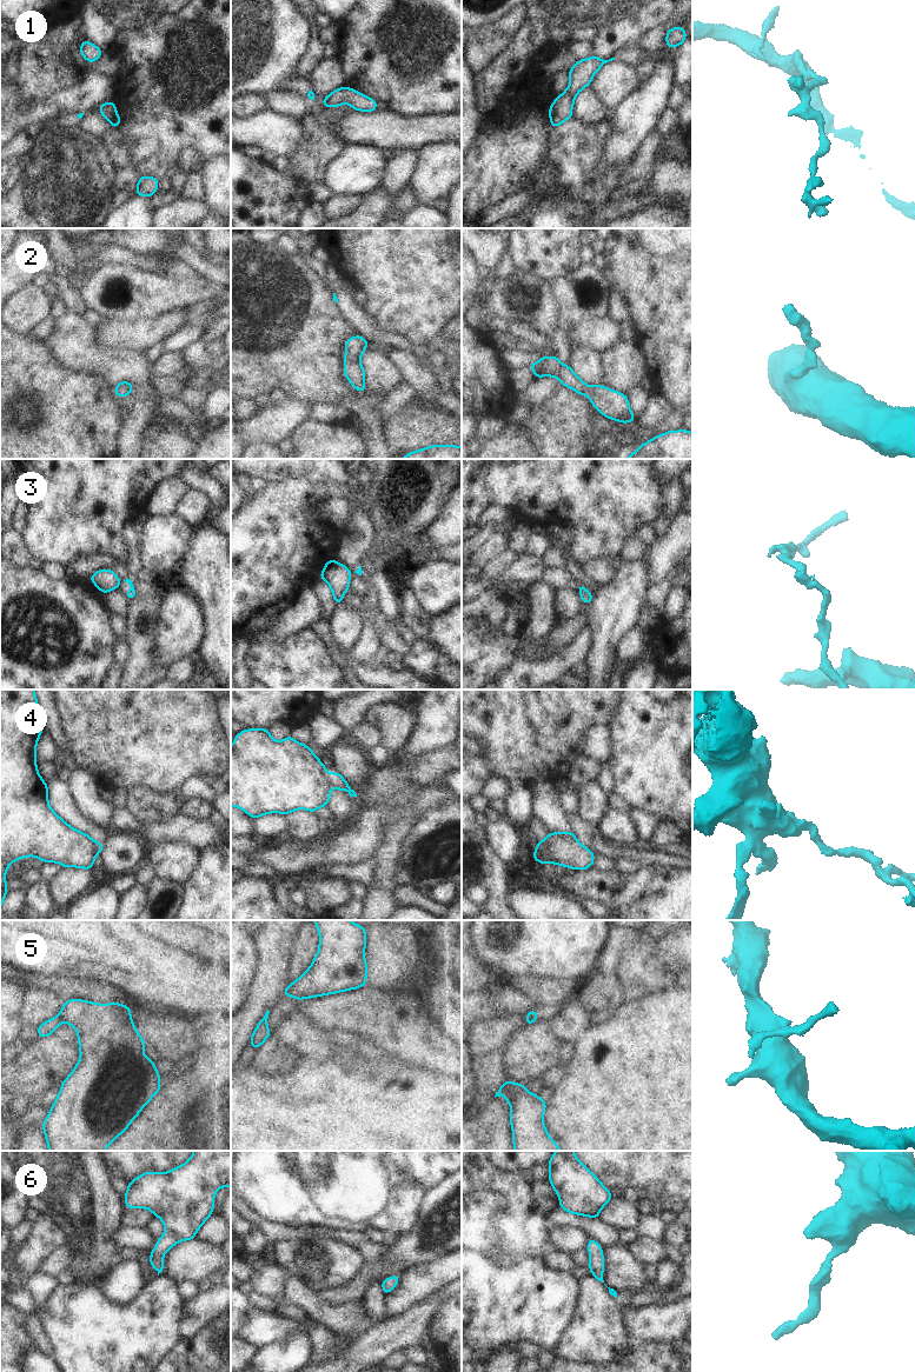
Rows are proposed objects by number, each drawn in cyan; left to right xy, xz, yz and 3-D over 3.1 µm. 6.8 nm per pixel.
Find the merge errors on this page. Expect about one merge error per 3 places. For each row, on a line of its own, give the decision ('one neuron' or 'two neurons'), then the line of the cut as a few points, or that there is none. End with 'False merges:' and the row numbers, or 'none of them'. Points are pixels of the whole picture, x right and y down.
1: one neuron | no cut
2: one neuron | no cut
3: two neurons | yz (578, 585), (579, 592)
4: two neurons | xz (324, 767), (324, 774), (331, 785)
5: two neurons | xy (58, 1016), (63, 1021)
6: one neuron | no cut
False merges: 3, 4, 5

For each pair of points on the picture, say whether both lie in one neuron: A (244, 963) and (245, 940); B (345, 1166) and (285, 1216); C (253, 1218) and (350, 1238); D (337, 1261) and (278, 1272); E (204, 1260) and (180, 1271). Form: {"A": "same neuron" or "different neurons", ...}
{"A": "same neuron", "B": "same neuron", "C": "same neuron", "D": "different neurons", "E": "same neuron"}

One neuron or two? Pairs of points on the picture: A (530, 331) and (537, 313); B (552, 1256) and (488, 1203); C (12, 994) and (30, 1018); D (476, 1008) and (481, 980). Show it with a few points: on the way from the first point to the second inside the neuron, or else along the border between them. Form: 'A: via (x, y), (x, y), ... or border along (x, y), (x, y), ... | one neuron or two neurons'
A: border along (509, 321), (529, 321), (550, 335) | two neurons
B: border along (545, 1250), (545, 1265), (551, 1270), (563, 1272) | two neurons
C: border along (25, 990), (20, 1013), (22, 1024) | two neurons
D: border along (473, 990), (482, 991) | two neurons

